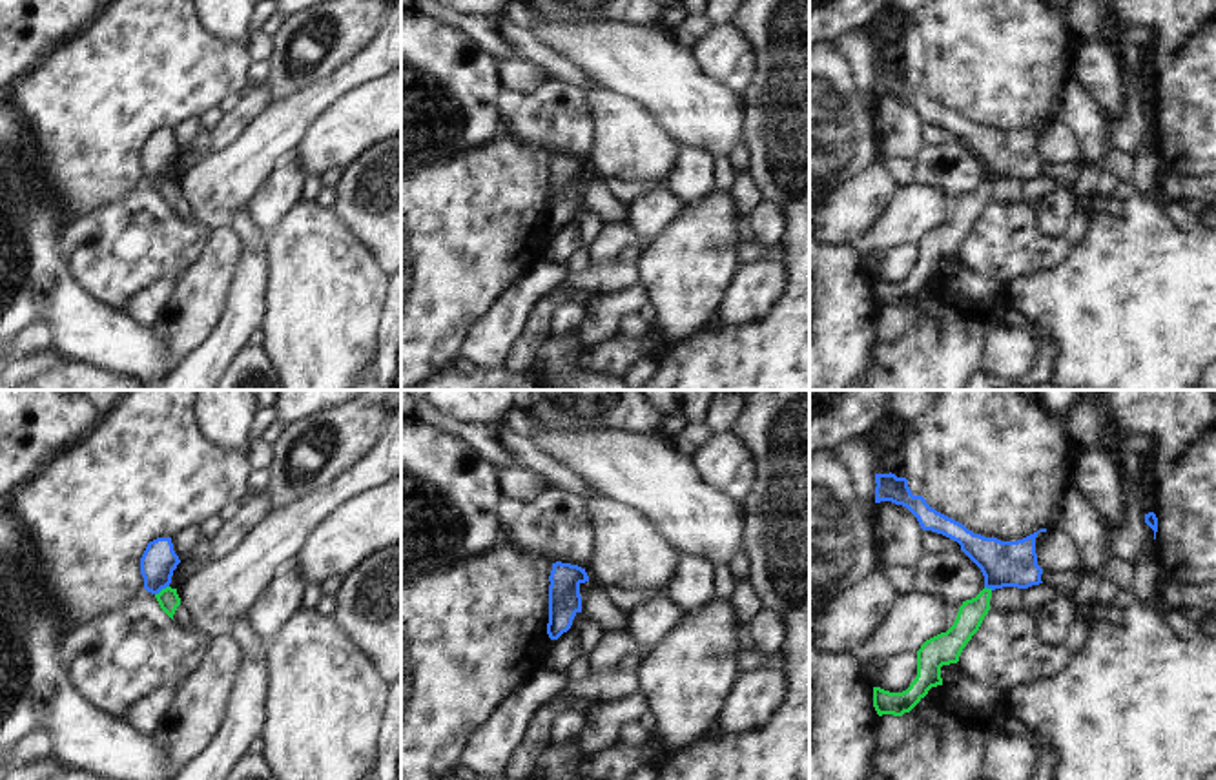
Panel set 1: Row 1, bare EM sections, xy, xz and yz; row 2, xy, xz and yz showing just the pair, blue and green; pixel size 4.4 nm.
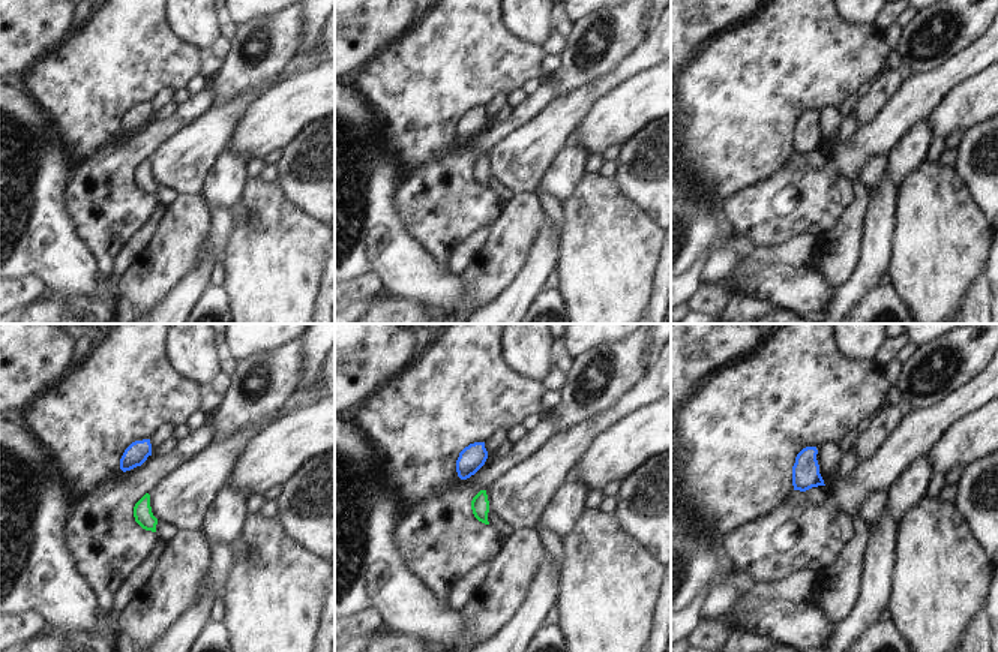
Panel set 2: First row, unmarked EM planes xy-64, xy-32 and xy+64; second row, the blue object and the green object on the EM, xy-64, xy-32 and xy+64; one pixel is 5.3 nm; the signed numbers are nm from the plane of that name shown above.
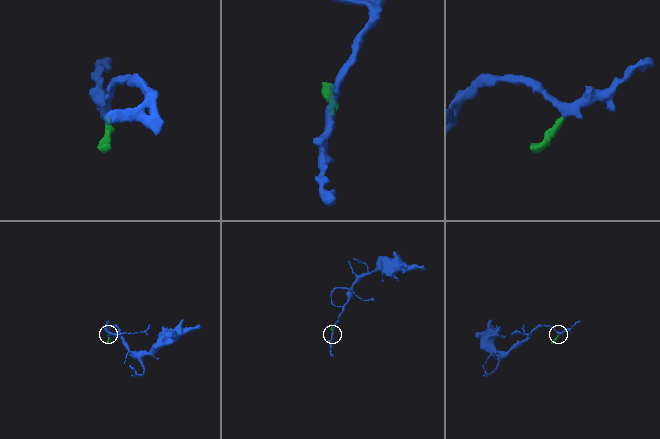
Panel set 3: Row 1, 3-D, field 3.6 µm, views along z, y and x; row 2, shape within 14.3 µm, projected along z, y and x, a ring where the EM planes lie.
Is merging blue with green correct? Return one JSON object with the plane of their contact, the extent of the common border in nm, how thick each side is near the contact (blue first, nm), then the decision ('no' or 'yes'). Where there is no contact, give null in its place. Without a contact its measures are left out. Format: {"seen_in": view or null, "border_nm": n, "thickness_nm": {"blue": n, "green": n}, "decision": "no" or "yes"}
{"seen_in": "xy", "border_nm": 80, "thickness_nm": {"blue": 160, "green": 90}, "decision": "yes"}

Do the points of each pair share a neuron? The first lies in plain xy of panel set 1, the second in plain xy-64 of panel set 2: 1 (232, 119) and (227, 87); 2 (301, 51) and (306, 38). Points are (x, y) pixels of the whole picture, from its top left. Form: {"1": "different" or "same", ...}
{"1": "different", "2": "different"}

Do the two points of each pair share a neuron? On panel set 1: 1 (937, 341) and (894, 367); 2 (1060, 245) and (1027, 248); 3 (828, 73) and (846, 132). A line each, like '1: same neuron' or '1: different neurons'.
1: same neuron
2: same neuron
3: same neuron

